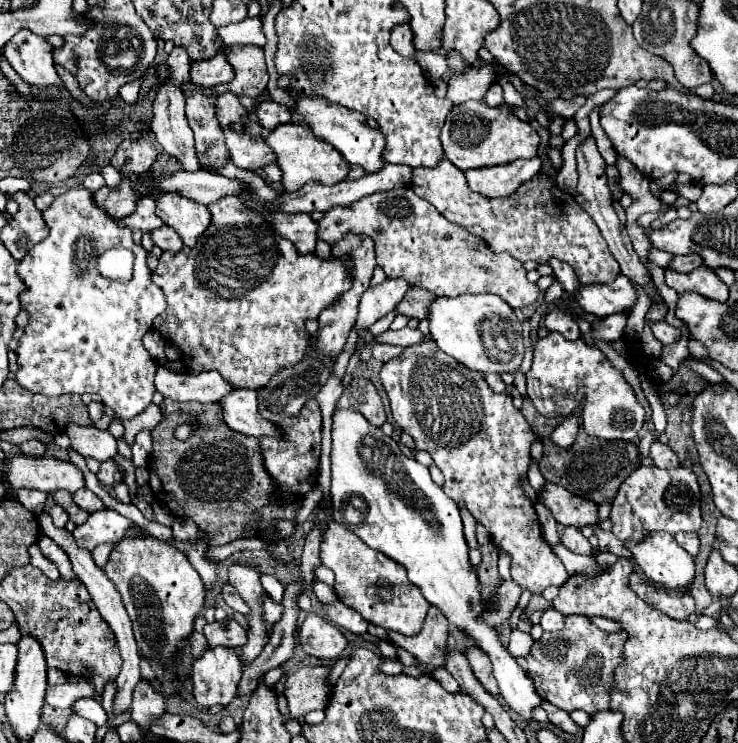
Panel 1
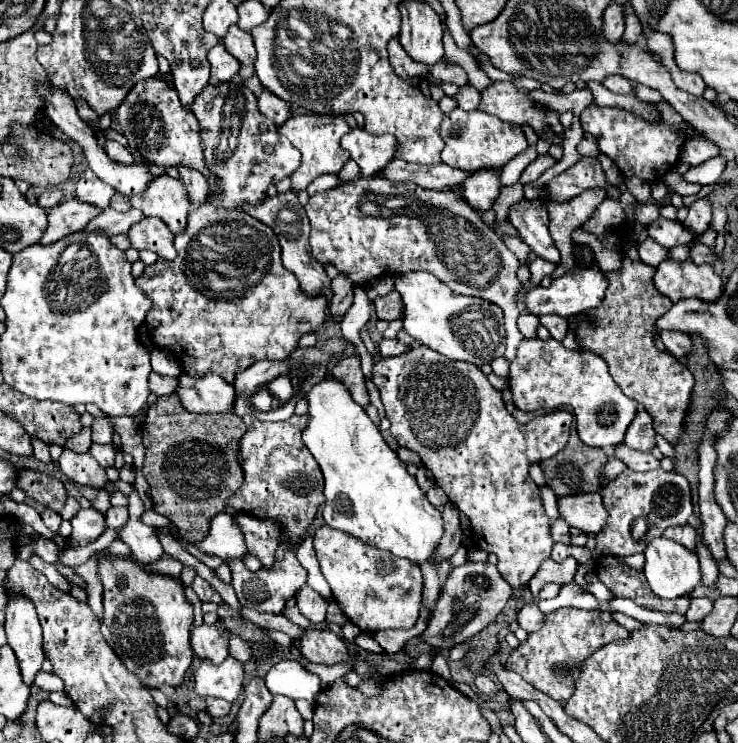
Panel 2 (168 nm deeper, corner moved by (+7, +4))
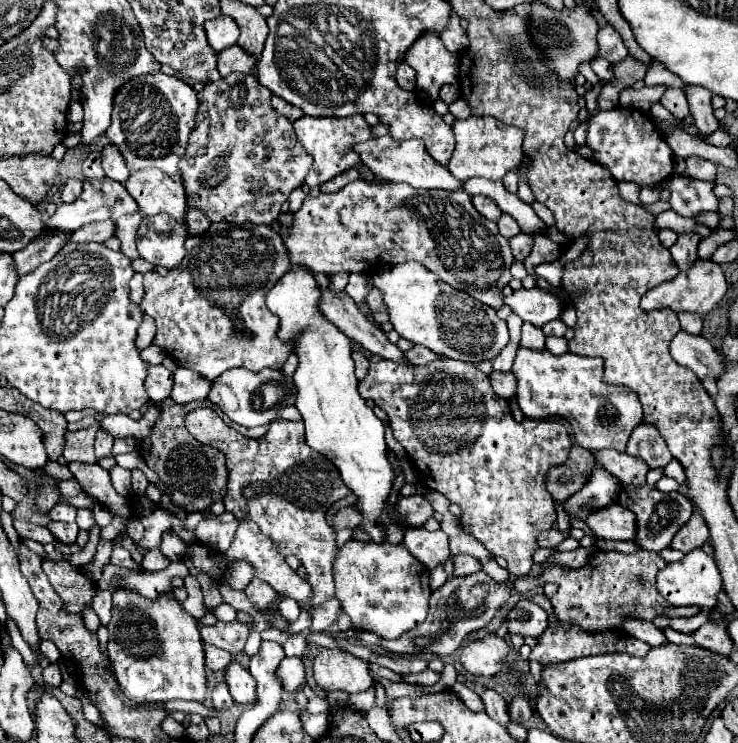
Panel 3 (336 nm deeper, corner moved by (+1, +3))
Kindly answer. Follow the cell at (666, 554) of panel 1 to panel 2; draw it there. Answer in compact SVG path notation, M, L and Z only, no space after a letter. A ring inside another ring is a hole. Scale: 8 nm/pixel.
M655 538L647 550L645 550L645 576L647 582L651 586L651 590L665 600L673 600L673 598L681 598L681 596L689 596L695 586L701 584L701 570L699 570L699 560L695 552L689 552L685 546L667 540L667 538Z

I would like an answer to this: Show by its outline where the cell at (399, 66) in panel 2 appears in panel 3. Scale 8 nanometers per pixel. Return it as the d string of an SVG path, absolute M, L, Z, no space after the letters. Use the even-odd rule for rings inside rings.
M399 63L397 83L399 83L403 89L407 89L407 91L413 91L413 89L415 89L415 69L413 69L409 63Z

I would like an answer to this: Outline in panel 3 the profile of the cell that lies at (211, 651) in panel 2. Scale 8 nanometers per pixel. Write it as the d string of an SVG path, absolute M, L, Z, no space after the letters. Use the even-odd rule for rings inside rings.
M205 643L205 665L211 669L211 671L223 671L229 663L231 663L231 653L215 647L215 645L207 645Z

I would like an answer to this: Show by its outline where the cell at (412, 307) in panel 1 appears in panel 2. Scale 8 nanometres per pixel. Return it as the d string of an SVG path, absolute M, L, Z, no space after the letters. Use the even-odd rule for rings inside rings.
M391 290L387 296L379 296L373 300L375 310L377 310L377 318L379 320L397 320L401 316L401 300L399 294L395 290Z

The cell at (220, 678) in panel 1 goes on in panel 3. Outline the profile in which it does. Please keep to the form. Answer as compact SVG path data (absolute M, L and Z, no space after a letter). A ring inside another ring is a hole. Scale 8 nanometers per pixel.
M231 661L225 669L225 683L227 683L235 703L239 703L239 705L255 703L255 679L251 677L251 673L245 667Z

